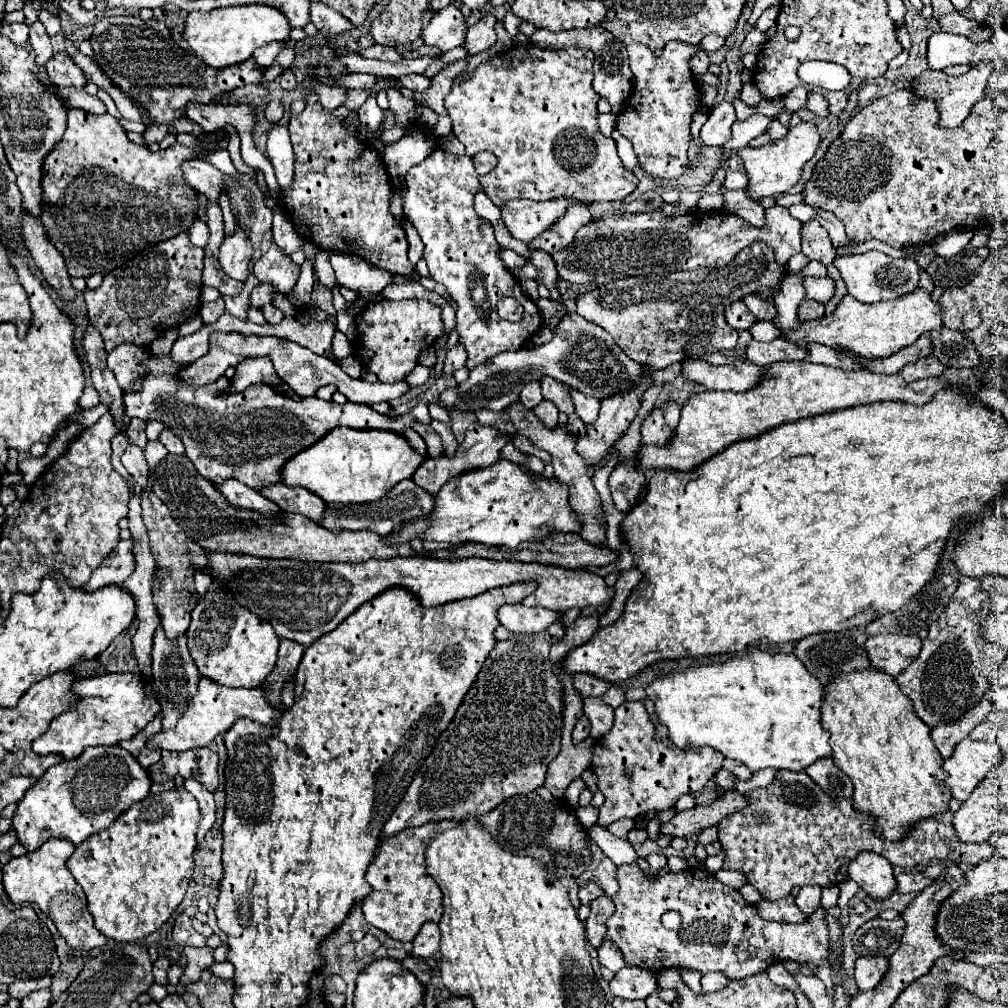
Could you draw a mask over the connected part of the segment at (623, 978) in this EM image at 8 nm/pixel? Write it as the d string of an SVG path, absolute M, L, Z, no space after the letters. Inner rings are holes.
M622 968L610 982L612 994L624 1000L646 1000L656 988L656 976L640 968Z

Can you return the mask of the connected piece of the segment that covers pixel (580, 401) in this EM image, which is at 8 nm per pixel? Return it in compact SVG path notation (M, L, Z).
M576 390L570 392L572 400L576 404L576 414L586 422L592 424L598 418L598 410L600 410L600 402L596 398L588 398L586 394L580 394Z

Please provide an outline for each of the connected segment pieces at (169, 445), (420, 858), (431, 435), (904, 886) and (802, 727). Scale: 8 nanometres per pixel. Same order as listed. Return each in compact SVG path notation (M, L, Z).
M164 428L162 434L160 434L160 442L166 446L168 452L172 452L172 454L184 454L184 446L182 446L180 438L176 434L172 434L172 430Z
M428 822L418 828L406 828L392 838L384 838L378 846L376 858L366 872L366 882L372 892L362 900L364 918L368 924L380 928L394 940L410 942L426 922L438 922L442 916L442 890L426 874L424 852L434 834L446 830L448 822Z
M416 426L416 432L424 438L426 450L428 450L428 456L430 456L430 458L440 458L440 456L444 454L442 440L440 440L440 436L434 432L432 426Z
M902 872L896 876L896 882L898 882L898 888L896 892L922 892L926 886L930 886L934 882L934 878L928 878L924 876L922 872Z
M756 650L742 658L730 658L722 664L688 668L686 672L656 678L646 688L648 698L656 704L658 720L668 726L676 746L712 746L726 758L746 764L752 772L762 768L806 770L820 758L830 758L830 734L822 728L820 708L824 704L824 686L812 676L794 654L768 654Z

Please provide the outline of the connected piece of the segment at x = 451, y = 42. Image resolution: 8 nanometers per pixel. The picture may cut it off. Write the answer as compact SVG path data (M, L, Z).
M450 4L448 8L440 10L430 24L422 30L422 40L426 46L438 46L444 52L456 46L462 46L466 38L466 26L462 12Z

